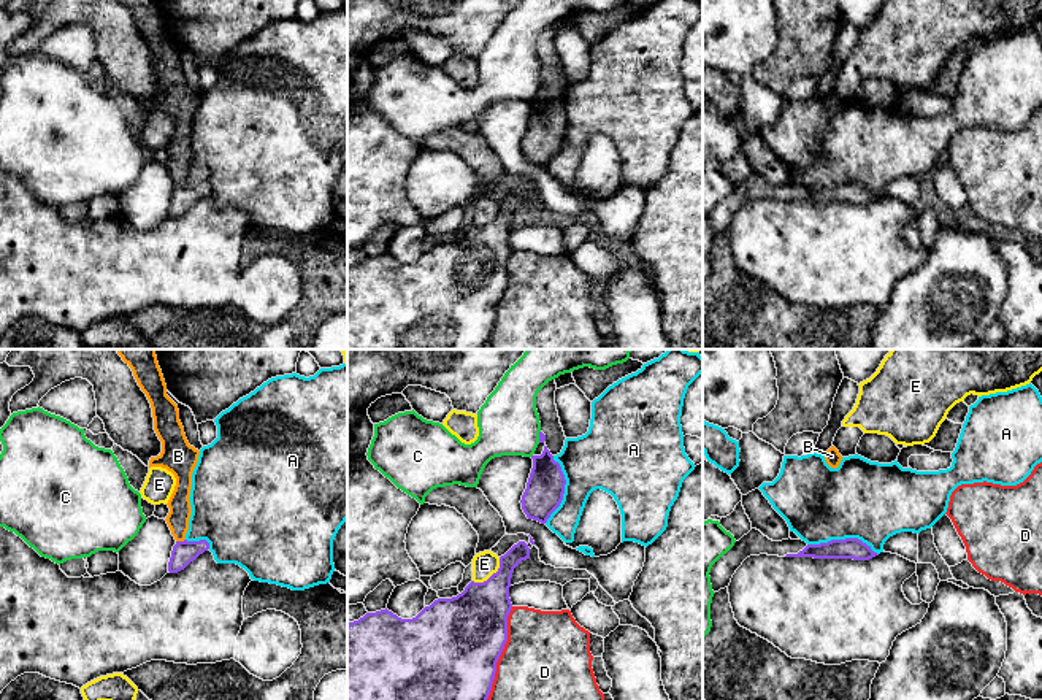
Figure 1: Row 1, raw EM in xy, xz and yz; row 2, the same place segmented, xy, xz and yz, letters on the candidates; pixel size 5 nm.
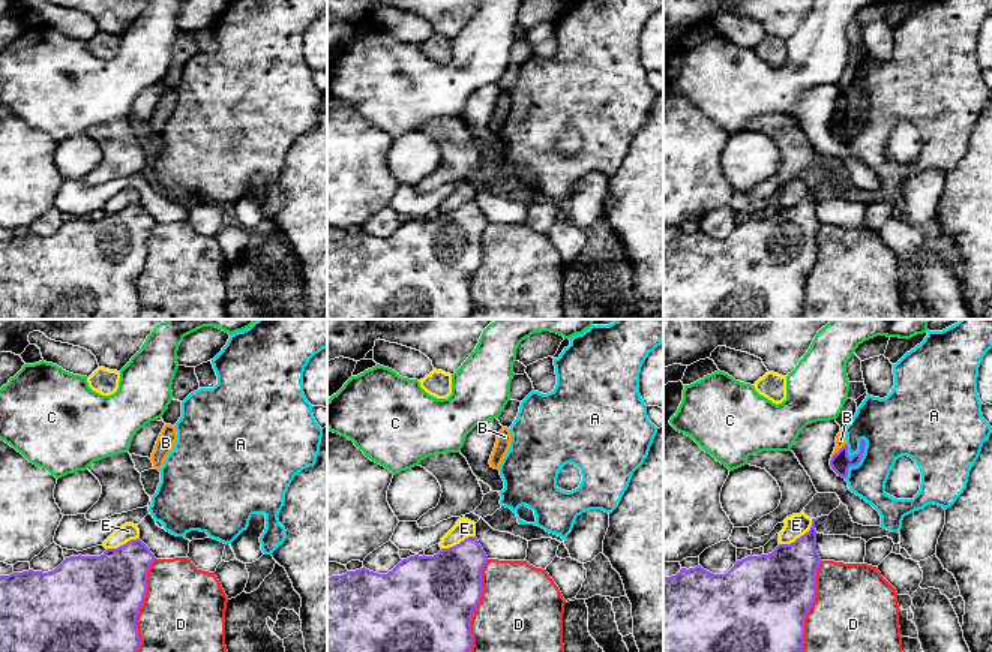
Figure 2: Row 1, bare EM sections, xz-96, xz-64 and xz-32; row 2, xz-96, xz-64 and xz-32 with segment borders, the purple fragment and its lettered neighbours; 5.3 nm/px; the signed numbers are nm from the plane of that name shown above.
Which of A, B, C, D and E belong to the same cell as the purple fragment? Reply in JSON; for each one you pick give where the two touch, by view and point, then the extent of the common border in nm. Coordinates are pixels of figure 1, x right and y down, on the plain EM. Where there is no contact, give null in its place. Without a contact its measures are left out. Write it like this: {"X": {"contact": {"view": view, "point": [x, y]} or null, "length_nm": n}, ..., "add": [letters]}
{"add": []}

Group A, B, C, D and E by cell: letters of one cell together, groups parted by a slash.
A / B / C / D / E

